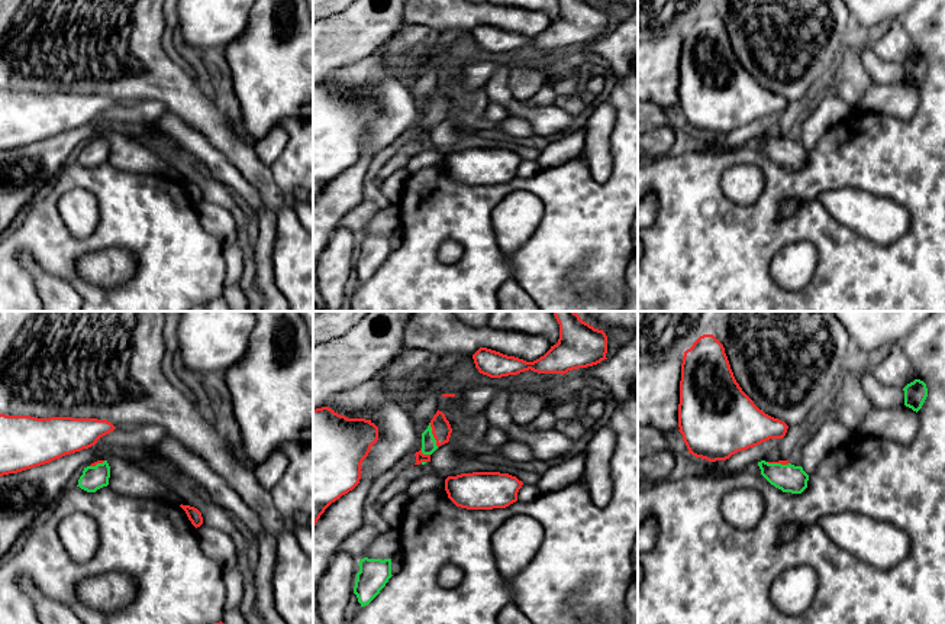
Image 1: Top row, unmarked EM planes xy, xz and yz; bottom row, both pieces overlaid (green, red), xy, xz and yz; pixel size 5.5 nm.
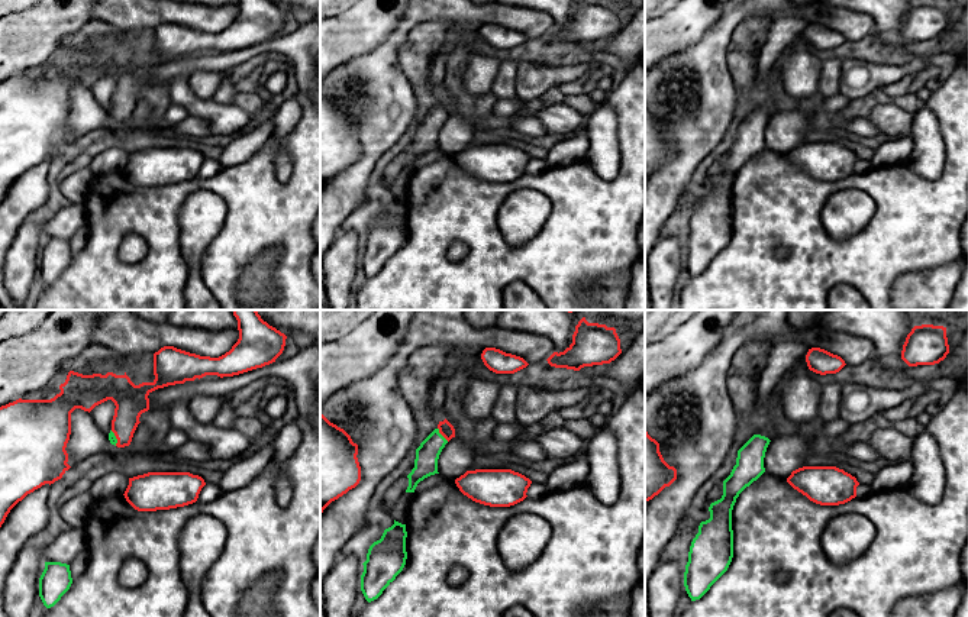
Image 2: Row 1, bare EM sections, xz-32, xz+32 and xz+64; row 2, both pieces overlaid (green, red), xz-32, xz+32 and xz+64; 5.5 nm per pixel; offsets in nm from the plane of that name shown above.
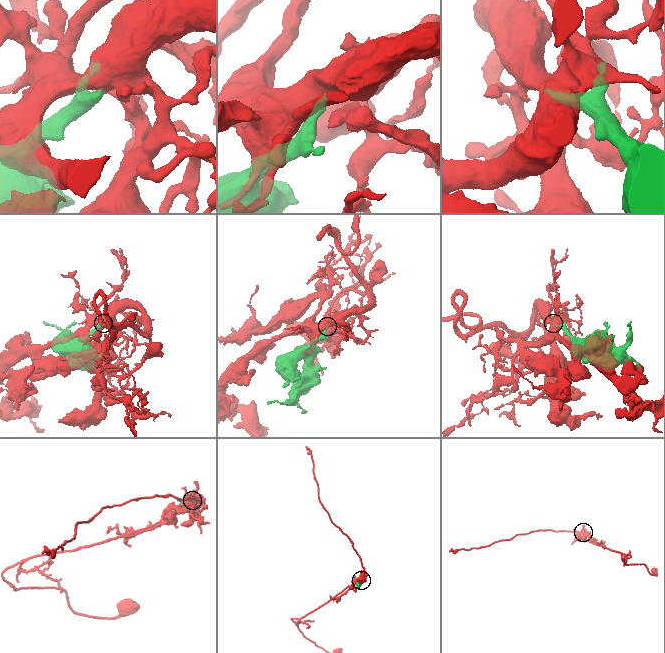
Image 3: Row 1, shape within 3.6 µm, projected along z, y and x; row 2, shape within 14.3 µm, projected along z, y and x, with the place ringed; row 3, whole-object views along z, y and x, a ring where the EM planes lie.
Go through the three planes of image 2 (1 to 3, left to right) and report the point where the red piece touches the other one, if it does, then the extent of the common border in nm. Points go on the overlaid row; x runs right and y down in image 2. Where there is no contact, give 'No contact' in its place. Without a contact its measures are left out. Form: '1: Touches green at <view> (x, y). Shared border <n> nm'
1: Touches green at xz-32 (115, 438). Shared border 90 nm
2: Touches green at xz+32 (441, 435). Shared border 100 nm
3: No contact

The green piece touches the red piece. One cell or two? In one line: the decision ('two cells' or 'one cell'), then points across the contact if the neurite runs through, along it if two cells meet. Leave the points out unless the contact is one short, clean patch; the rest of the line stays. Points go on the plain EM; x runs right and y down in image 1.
one cell; way xz (428, 116), (432, 110), (441, 104)

